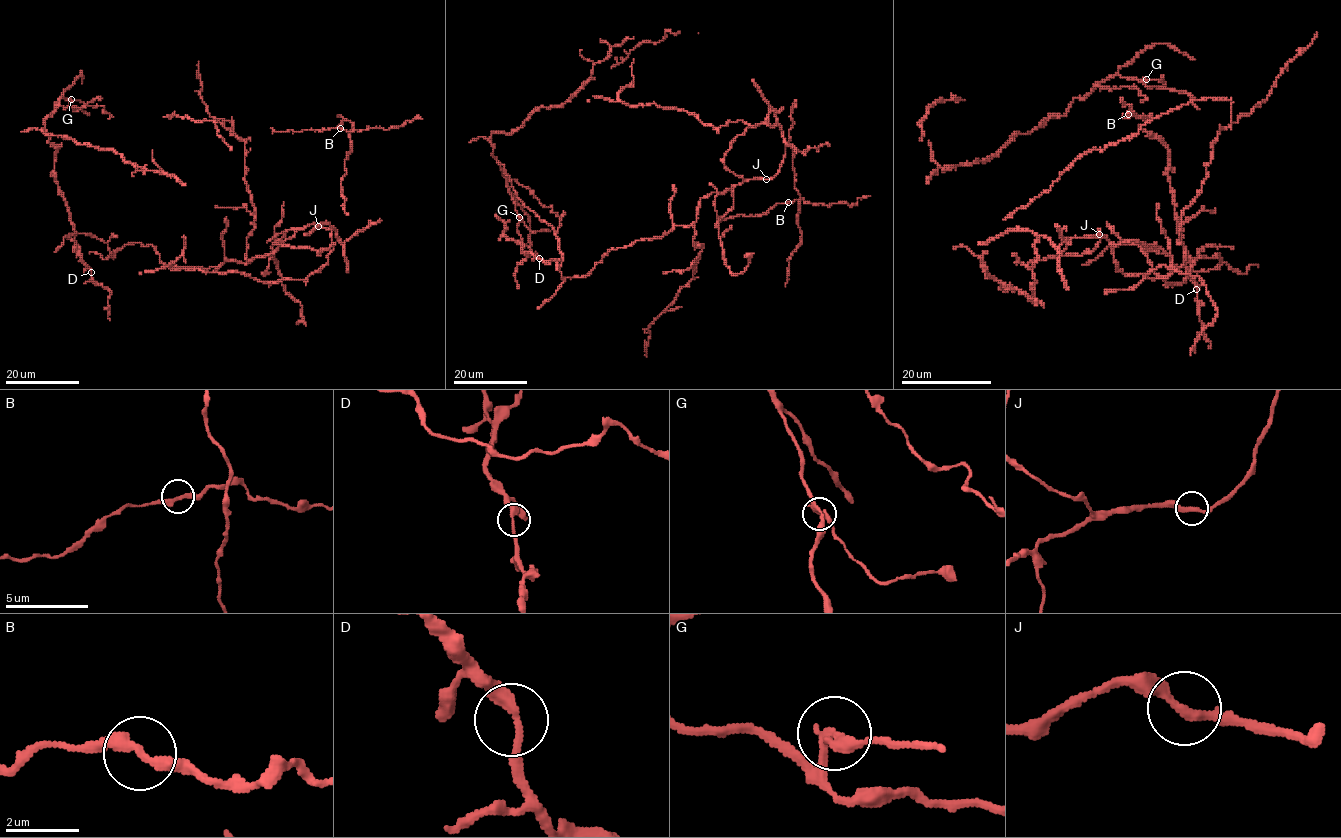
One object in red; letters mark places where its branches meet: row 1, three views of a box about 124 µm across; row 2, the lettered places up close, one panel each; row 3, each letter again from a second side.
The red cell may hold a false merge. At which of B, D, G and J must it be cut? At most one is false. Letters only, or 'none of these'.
G

